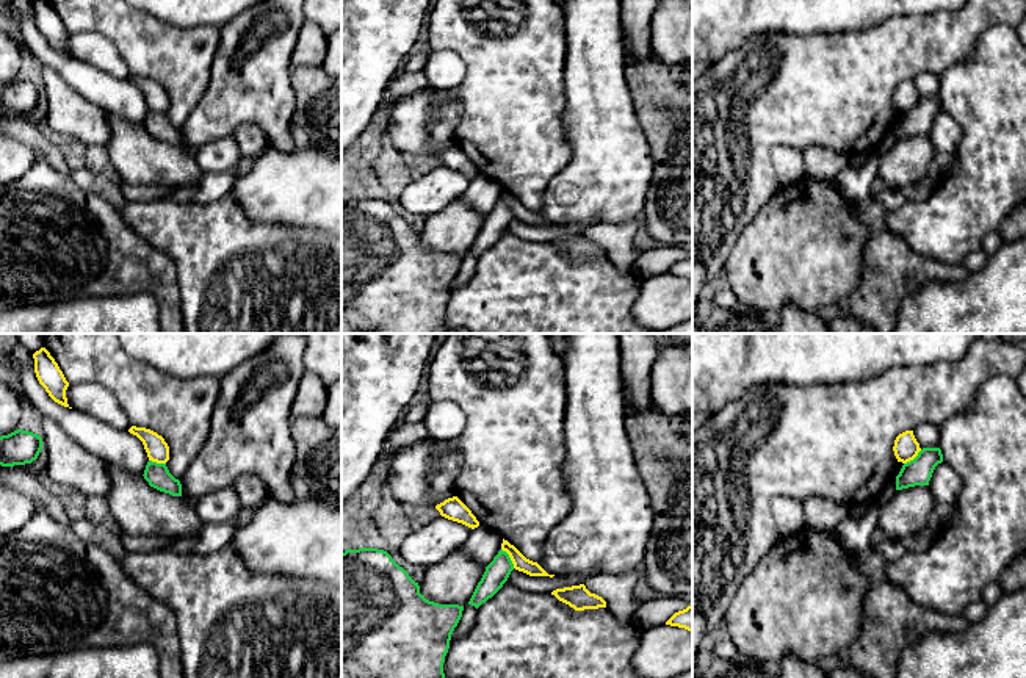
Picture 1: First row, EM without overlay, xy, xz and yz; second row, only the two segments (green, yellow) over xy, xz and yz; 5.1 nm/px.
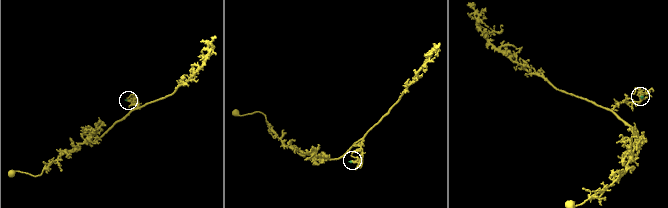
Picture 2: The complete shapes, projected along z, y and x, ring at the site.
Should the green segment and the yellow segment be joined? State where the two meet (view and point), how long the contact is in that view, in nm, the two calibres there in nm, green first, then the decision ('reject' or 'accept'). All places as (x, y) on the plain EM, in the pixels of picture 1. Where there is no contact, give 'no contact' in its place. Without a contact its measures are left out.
meets green in xz at (509, 207); contact 120 nm long; 120 nm thick on the green side, 80 nm on the other; reject

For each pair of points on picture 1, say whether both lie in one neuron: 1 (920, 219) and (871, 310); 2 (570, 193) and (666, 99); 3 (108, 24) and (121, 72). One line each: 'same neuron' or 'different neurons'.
1: different neurons
2: different neurons
3: different neurons

